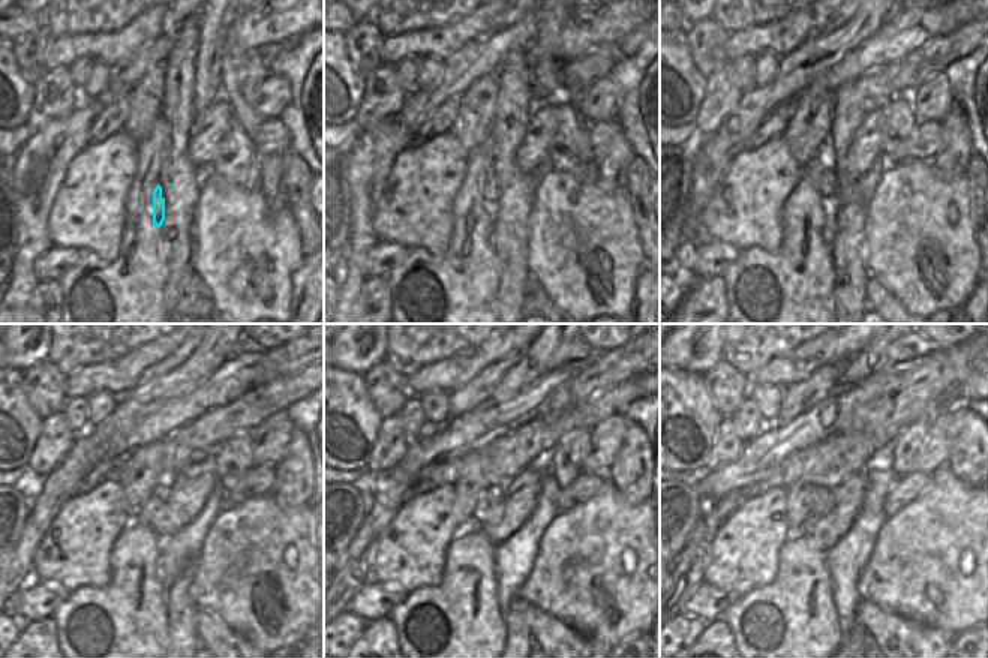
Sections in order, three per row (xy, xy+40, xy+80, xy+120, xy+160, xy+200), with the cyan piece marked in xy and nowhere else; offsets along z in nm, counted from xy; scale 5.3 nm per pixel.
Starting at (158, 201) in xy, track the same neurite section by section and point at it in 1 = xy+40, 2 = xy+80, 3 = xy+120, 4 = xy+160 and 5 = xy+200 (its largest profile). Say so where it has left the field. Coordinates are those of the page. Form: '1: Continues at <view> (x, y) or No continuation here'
1: Continues at xy+40 (491, 192)
2: Continues at xy+80 (826, 180)
3: Continues at xy+120 (152, 508)
4: Continues at xy+160 (488, 510)
5: Continues at xy+200 (822, 498).

